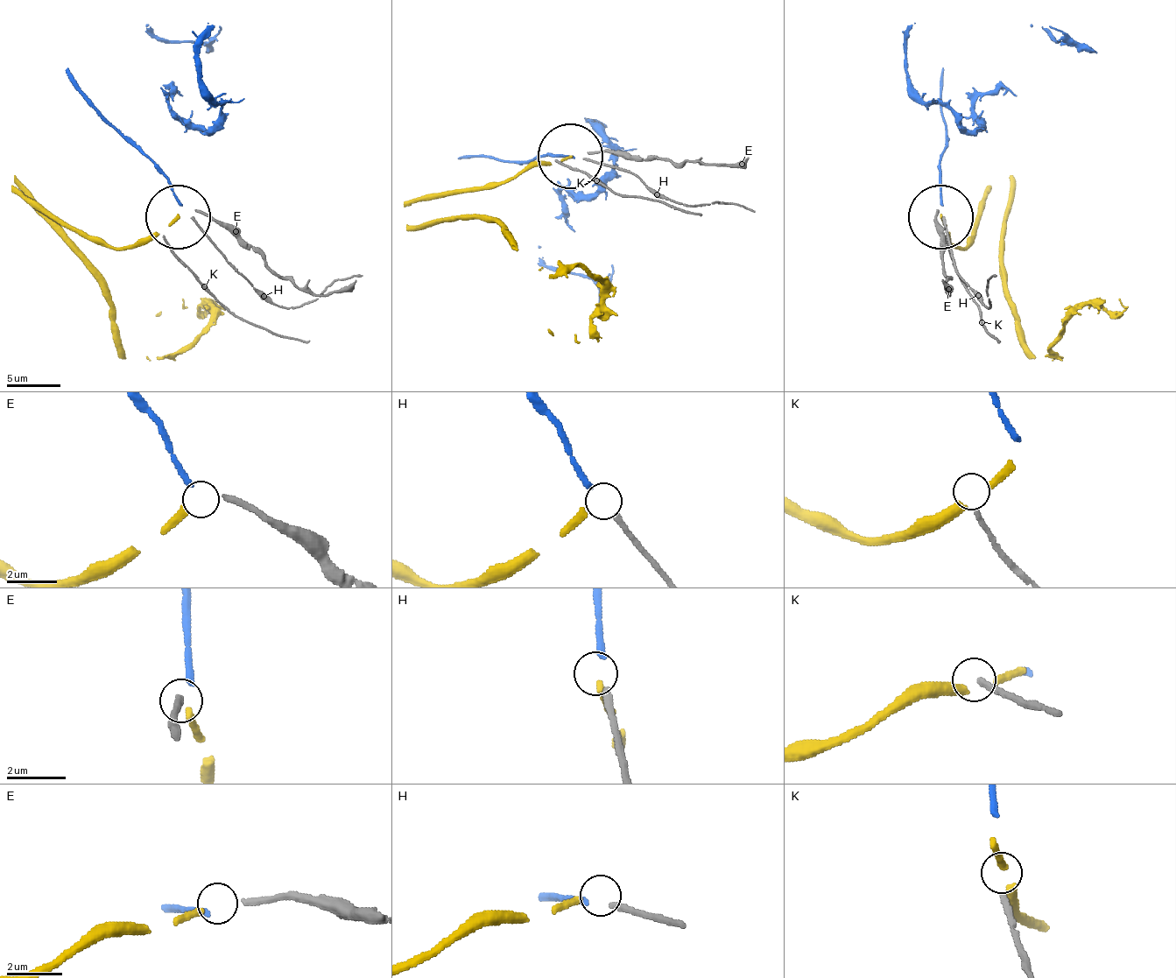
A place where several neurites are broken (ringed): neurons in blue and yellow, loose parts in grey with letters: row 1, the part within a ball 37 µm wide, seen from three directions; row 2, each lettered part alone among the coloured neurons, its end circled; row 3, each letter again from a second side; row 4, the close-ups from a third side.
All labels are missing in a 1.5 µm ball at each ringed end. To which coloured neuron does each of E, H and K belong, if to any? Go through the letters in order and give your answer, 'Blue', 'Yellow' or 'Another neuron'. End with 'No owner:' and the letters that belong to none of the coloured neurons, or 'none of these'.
E: Yellow
H: Blue
K: Another neuron
No owner: K

